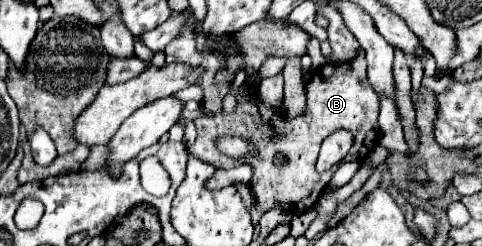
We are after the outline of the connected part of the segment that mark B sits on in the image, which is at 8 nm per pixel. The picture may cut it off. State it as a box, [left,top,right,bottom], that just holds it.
[166,30,380,226]

